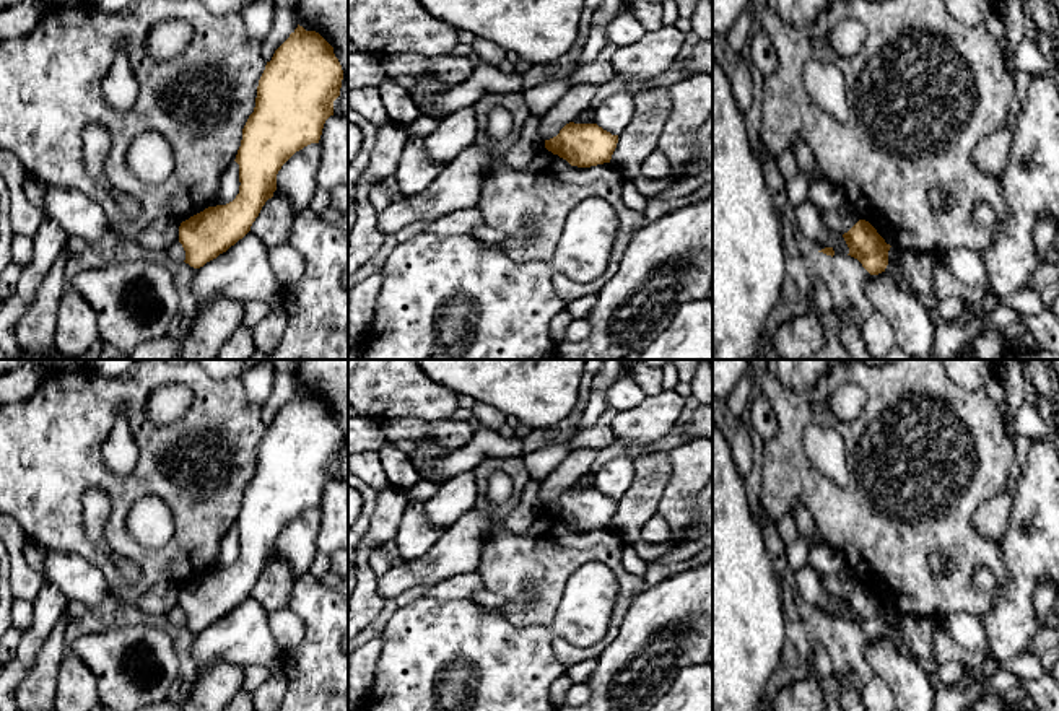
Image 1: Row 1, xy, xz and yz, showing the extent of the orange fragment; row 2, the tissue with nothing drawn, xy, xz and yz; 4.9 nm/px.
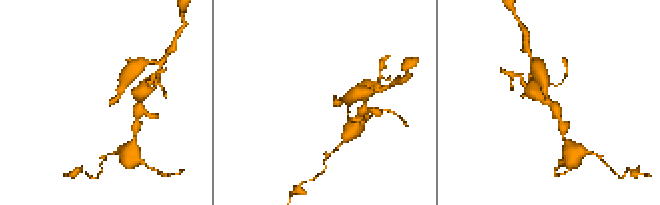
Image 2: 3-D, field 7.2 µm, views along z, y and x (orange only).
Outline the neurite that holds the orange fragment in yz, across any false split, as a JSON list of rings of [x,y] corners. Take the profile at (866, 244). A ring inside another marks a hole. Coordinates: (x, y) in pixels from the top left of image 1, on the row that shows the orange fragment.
[[[859,220],[843,234],[851,257],[857,259],[870,275],[885,272],[888,265],[890,244],[865,220]]]

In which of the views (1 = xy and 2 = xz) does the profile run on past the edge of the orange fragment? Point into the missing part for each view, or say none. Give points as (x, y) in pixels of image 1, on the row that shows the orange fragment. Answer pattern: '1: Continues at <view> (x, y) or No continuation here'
1: No continuation here
2: No continuation here

